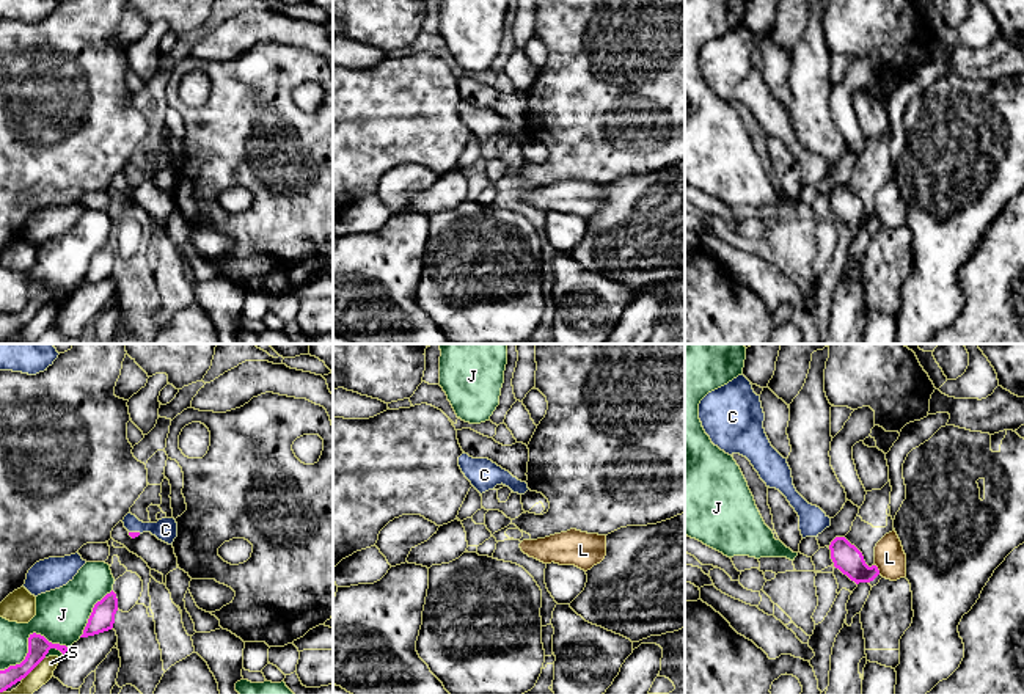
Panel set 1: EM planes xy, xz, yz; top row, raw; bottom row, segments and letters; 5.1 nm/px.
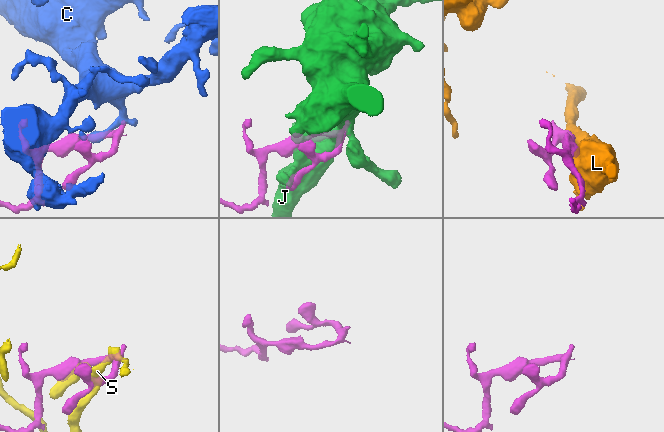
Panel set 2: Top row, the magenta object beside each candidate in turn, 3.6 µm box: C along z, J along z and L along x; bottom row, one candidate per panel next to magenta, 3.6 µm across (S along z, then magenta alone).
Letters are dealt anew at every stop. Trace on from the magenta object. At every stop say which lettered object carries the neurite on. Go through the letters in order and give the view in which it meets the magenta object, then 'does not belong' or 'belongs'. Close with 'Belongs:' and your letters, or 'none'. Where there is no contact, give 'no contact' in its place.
C: meets magenta in xy; belongs
J: meets magenta in xy; does not belong
L: meets magenta in yz; does not belong
S: meets magenta in xy; does not belong
Belongs: C

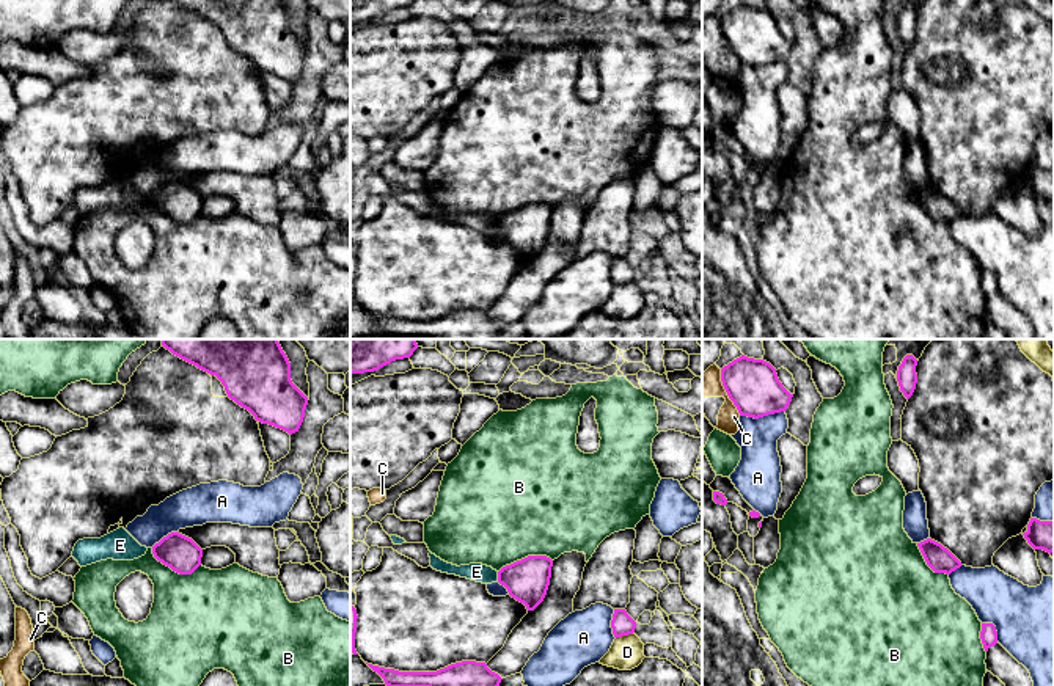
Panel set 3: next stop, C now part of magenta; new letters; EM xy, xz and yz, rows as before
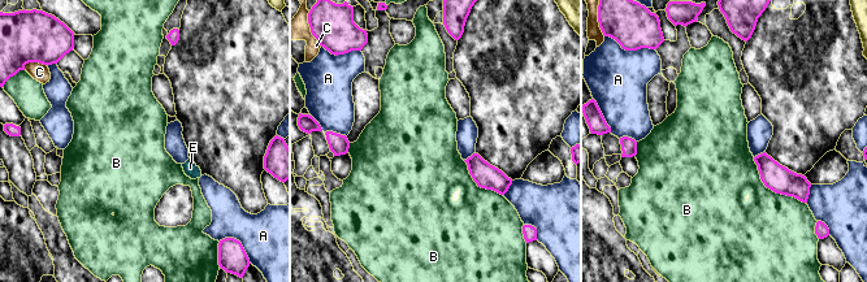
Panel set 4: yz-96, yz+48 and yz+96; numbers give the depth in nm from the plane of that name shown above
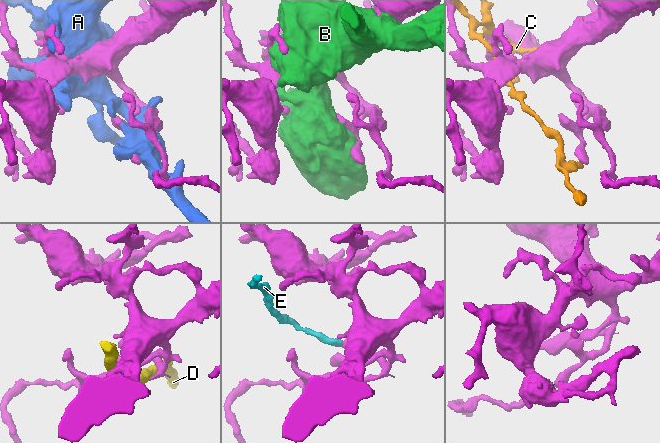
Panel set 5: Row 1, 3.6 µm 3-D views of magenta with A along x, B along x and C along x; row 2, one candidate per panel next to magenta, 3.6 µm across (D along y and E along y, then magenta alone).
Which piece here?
A: meets magenta in yz; does not belong
B: meets magenta in xy; does not belong
C: meets magenta in yz; does not belong
D: meets magenta in xz; does not belong
E: meets magenta in xz; does not belong
Belongs: none

